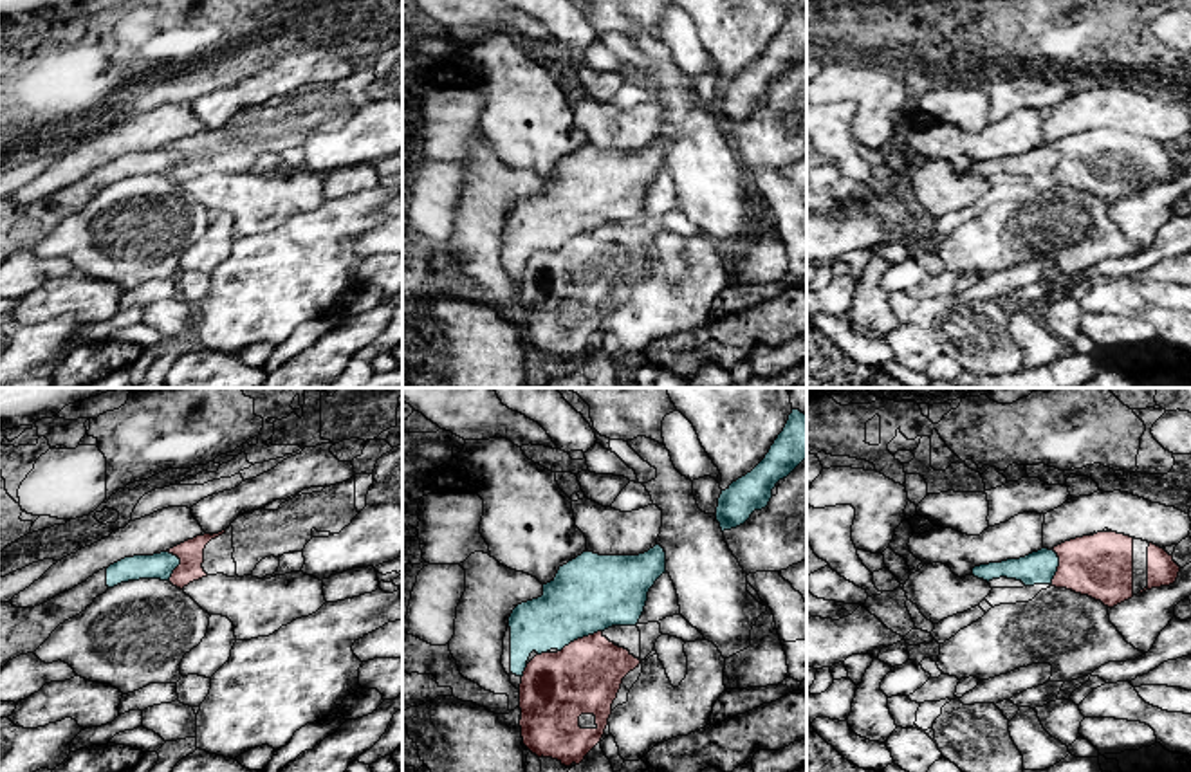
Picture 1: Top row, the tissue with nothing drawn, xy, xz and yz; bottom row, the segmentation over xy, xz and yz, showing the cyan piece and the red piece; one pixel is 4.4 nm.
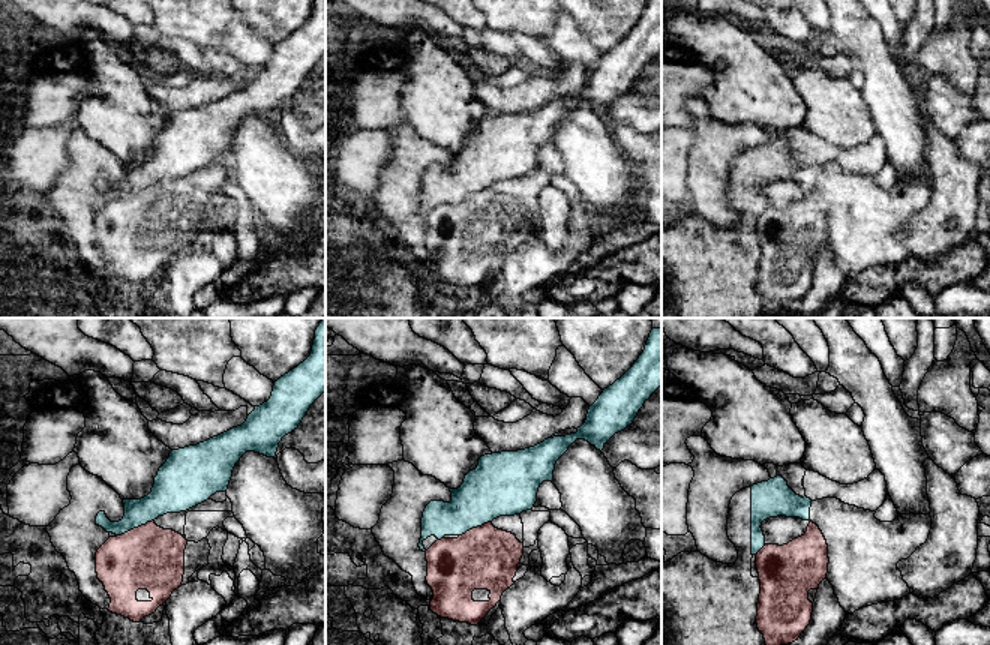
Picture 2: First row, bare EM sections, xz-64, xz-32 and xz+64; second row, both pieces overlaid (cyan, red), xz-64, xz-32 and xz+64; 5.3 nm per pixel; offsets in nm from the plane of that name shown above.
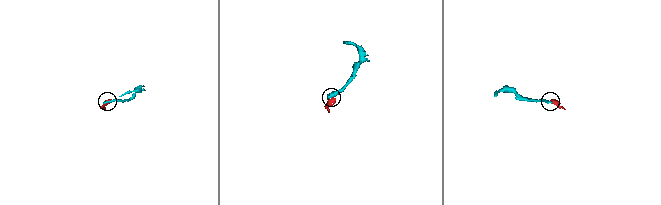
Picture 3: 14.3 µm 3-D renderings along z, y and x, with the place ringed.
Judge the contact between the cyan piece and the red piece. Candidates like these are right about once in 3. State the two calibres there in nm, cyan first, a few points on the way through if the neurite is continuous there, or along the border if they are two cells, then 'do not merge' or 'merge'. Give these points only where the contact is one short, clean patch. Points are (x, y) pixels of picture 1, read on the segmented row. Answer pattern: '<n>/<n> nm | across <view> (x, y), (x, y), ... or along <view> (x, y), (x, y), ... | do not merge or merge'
340/320 nm | along xz (601, 630), (578, 637), (558, 652) | do not merge

